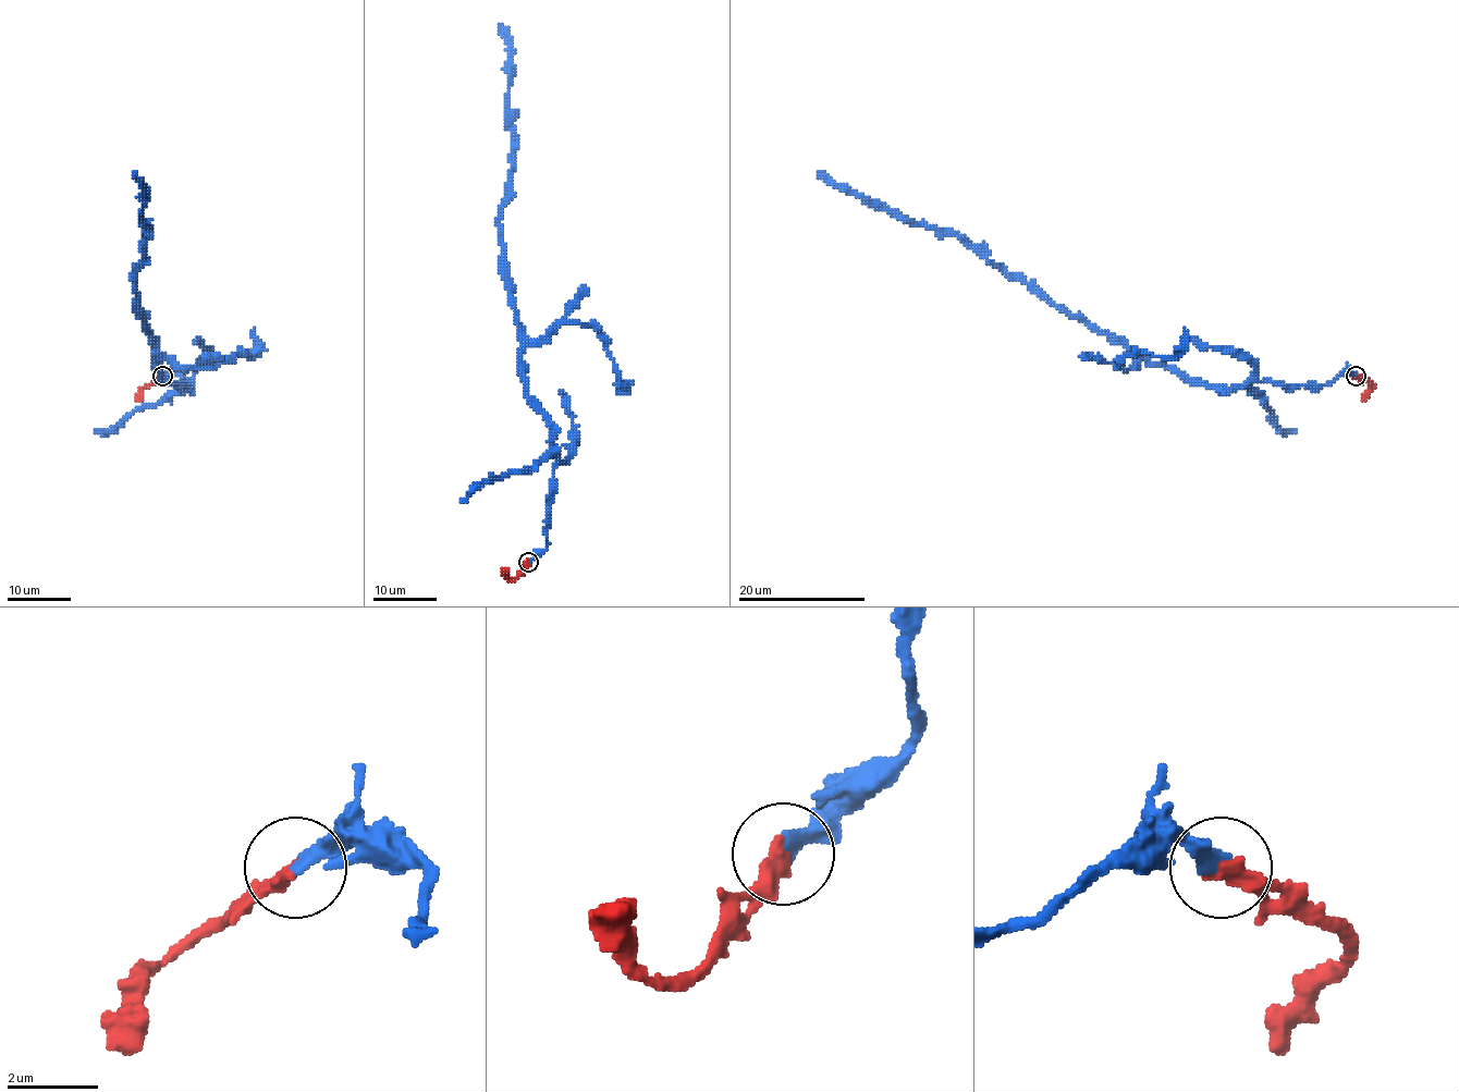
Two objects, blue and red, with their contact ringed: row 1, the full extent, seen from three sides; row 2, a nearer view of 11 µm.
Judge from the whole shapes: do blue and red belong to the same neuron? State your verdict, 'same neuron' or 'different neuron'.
same neuron

